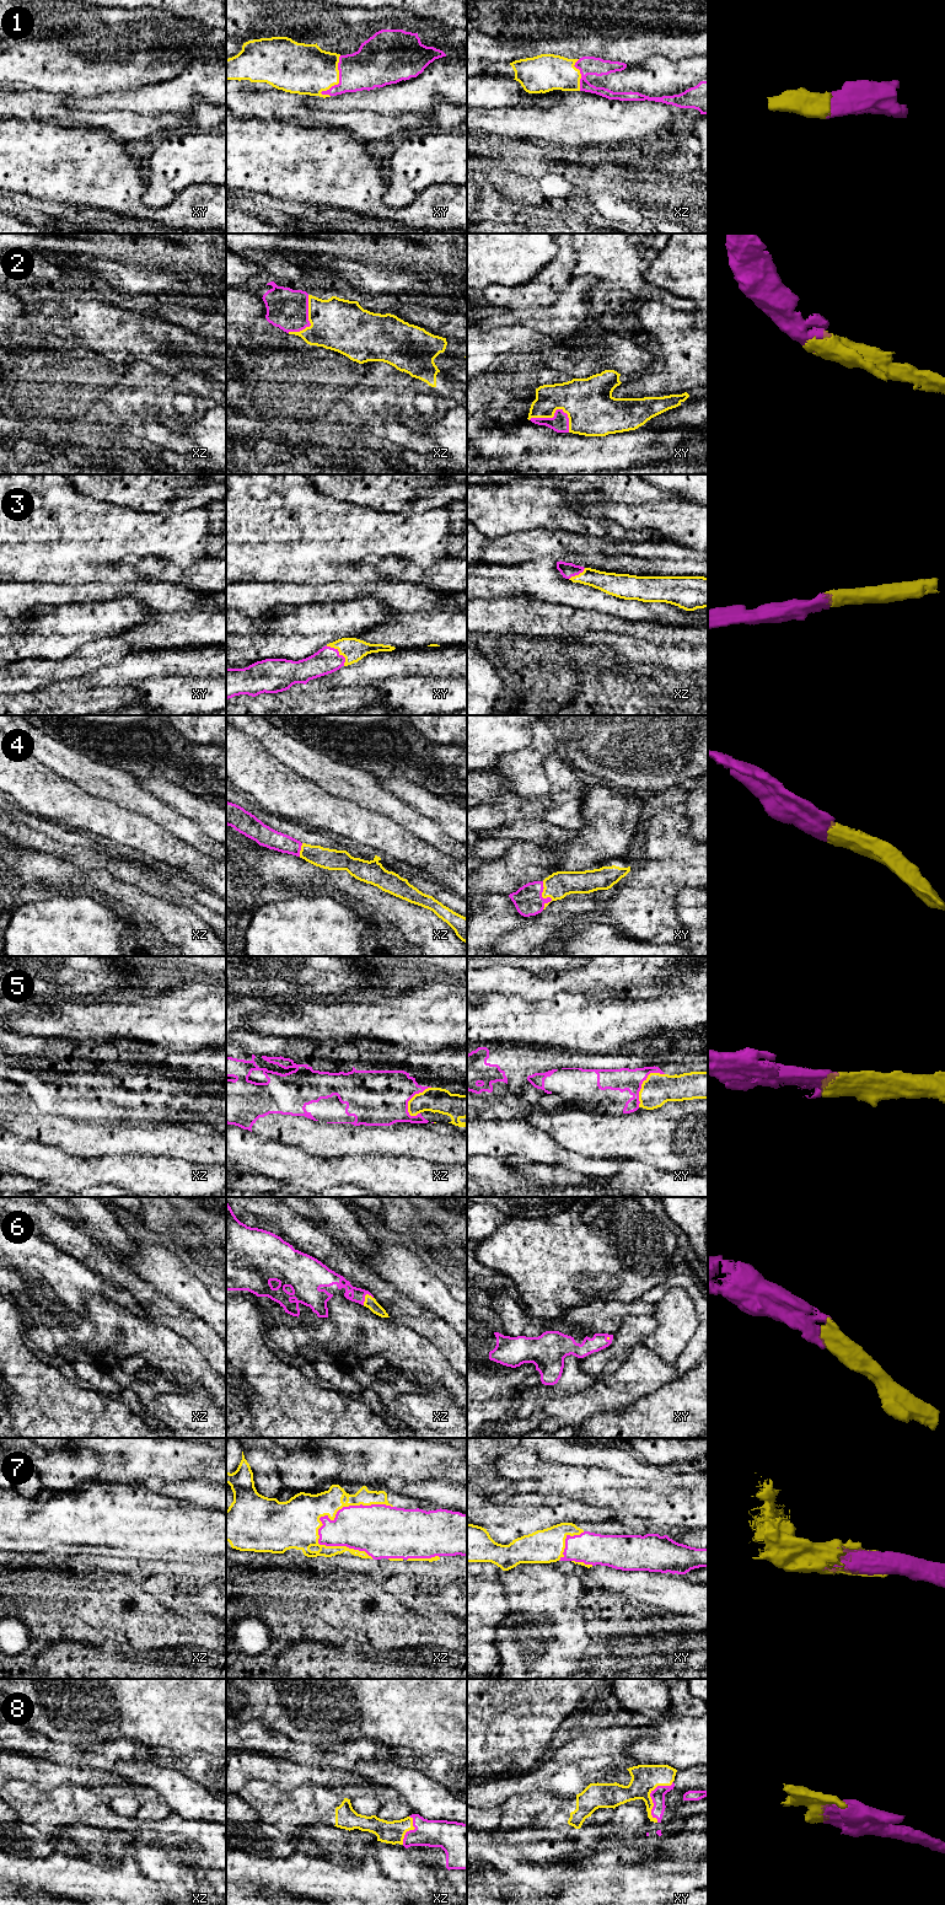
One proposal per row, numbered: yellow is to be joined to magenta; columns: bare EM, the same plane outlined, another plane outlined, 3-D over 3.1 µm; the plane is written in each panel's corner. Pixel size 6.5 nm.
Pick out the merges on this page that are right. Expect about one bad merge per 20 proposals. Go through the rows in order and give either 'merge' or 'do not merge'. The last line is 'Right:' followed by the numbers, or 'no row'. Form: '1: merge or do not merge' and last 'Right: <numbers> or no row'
1: merge
2: merge
3: merge
4: merge
5: merge
6: merge
7: merge
8: merge
Right: 1, 2, 3, 4, 5, 6, 7, 8

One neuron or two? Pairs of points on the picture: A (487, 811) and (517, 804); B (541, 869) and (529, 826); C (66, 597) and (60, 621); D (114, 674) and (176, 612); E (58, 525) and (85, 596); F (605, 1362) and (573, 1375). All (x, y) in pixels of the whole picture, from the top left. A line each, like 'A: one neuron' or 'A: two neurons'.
A: one neuron
B: two neurons
C: two neurons
D: two neurons
E: two neurons
F: two neurons

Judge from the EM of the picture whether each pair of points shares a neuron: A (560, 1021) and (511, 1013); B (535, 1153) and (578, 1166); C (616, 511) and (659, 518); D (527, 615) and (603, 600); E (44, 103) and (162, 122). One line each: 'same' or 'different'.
A: same
B: same
C: same
D: different
E: same

